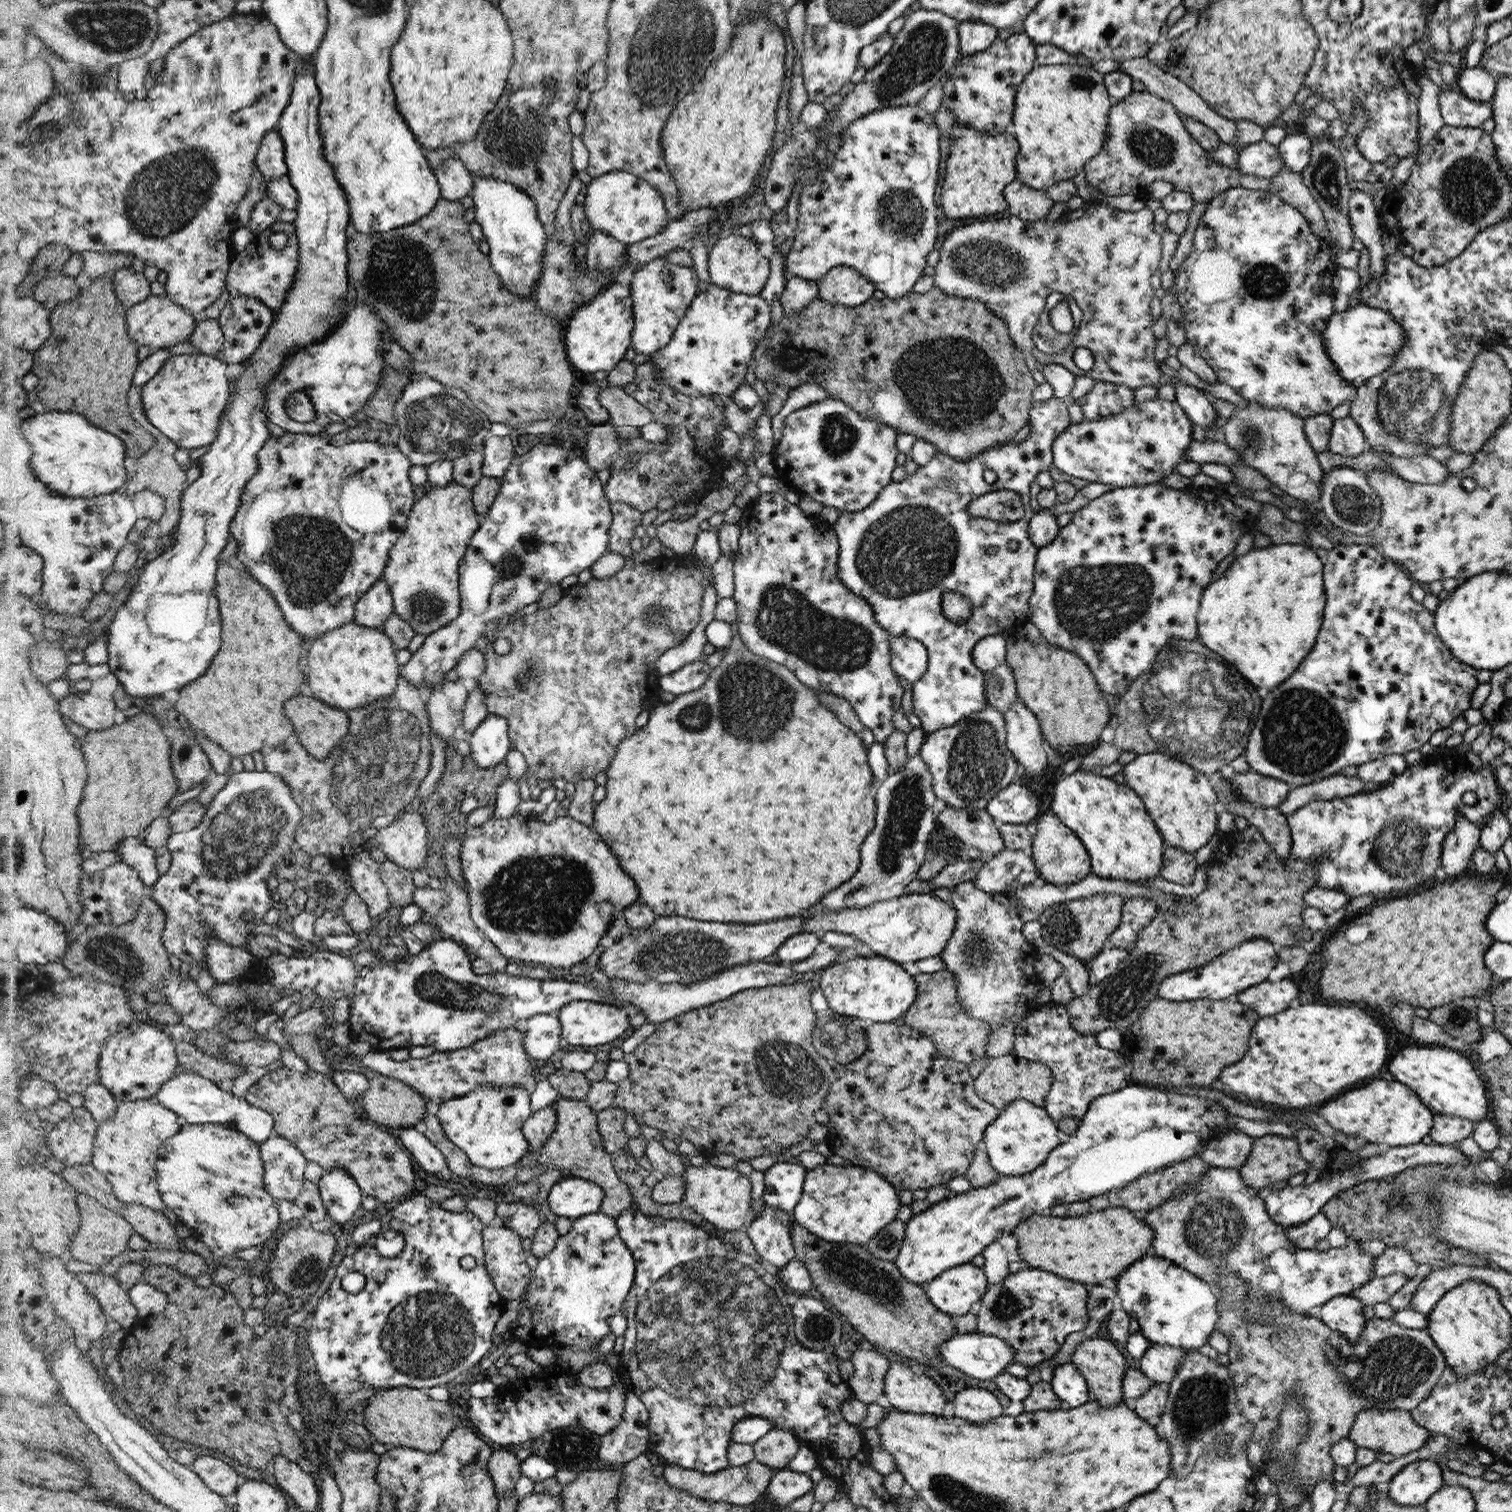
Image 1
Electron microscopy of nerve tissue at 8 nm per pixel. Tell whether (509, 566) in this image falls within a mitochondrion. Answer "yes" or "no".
yes

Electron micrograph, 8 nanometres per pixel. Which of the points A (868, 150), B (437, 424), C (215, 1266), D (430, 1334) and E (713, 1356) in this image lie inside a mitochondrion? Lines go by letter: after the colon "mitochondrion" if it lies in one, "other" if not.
A: other
B: mitochondrion
C: other
D: mitochondrion
E: mitochondrion

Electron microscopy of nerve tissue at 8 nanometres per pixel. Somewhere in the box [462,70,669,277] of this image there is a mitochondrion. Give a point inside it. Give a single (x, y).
(519, 131)

